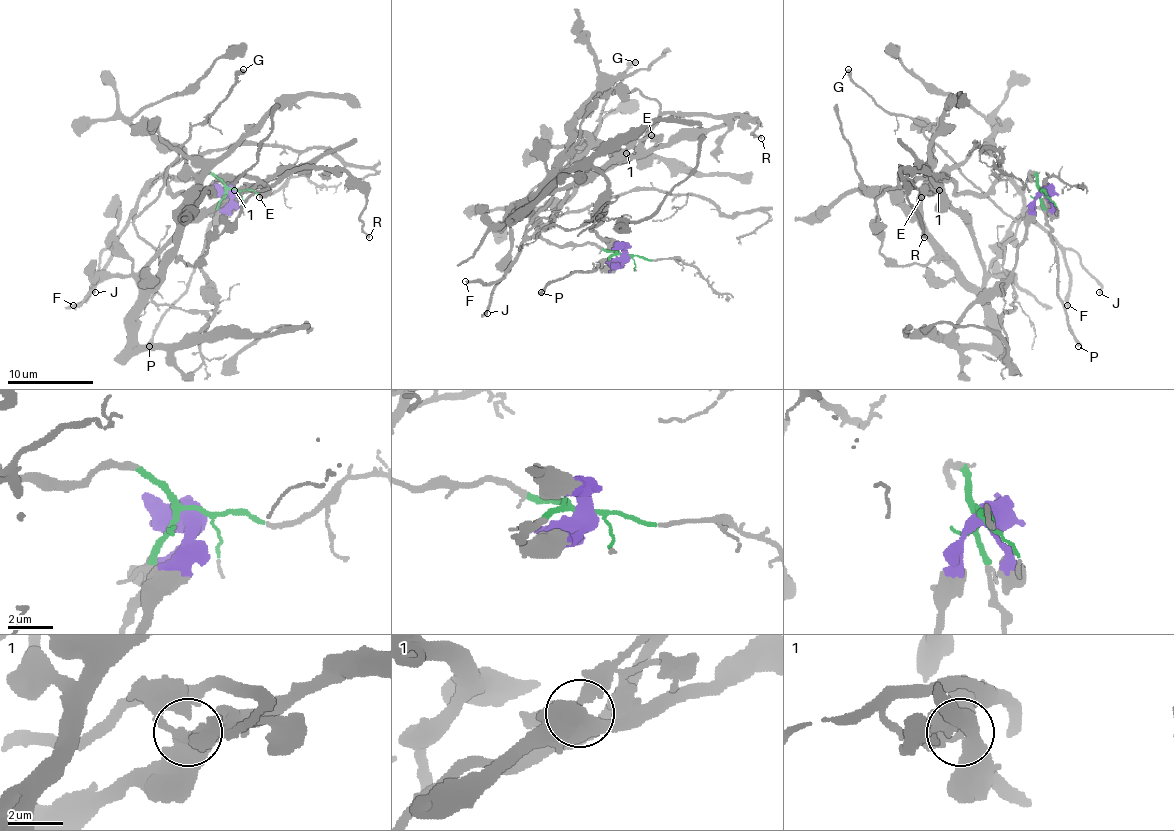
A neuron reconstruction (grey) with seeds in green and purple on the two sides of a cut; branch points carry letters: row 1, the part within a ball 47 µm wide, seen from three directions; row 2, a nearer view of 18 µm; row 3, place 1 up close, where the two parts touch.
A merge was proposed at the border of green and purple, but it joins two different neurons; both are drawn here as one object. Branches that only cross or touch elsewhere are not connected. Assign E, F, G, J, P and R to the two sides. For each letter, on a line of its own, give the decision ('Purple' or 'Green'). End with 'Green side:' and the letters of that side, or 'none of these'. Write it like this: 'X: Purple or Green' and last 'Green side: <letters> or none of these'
E: Green
F: Green
G: Green
J: Green
P: Green
R: Green
Green side: E, F, G, J, P, R

